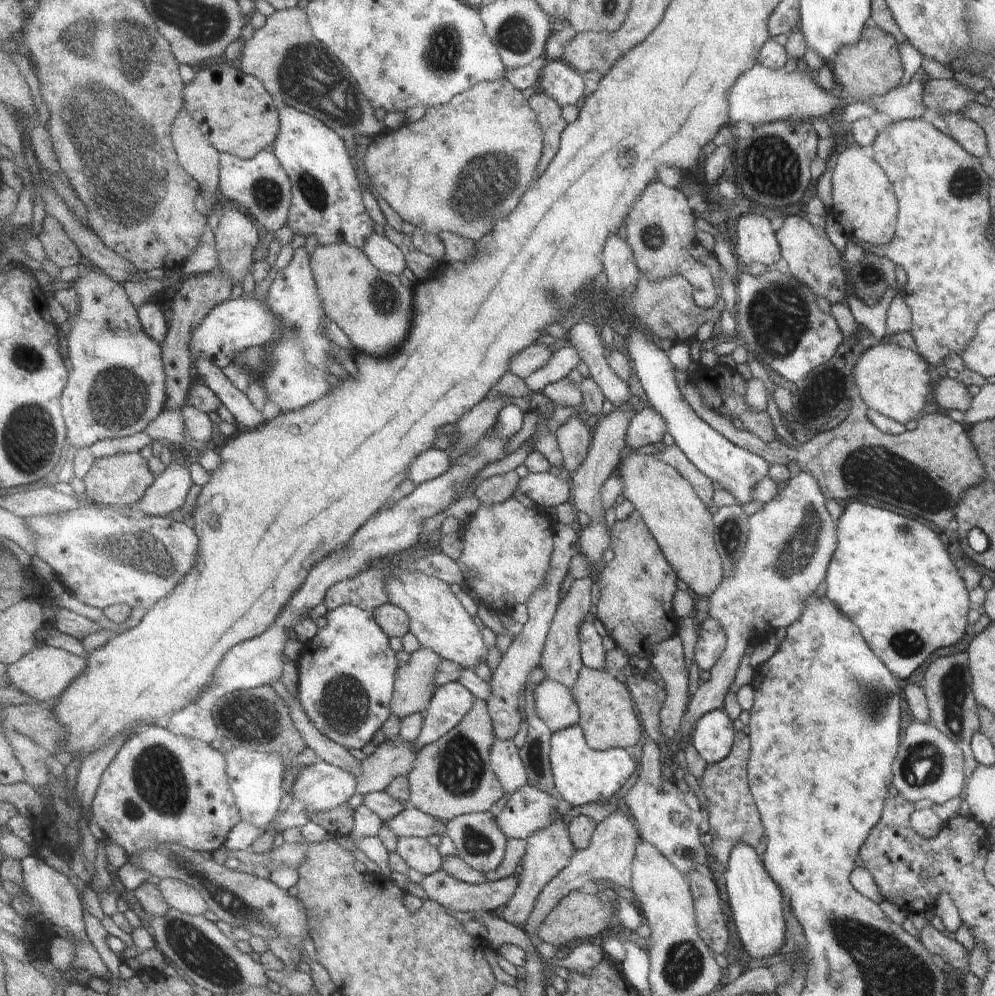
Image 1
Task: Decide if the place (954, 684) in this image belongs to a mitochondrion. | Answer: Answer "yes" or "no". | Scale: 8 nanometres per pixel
yes

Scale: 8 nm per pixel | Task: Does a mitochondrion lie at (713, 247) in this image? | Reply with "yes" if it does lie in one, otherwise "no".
no

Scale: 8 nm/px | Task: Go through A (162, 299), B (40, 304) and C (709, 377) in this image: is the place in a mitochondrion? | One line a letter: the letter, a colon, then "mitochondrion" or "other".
A: other
B: other
C: other

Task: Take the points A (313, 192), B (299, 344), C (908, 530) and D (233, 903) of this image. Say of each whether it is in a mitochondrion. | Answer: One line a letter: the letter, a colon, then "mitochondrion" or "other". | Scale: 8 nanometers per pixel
A: mitochondrion
B: mitochondrion
C: mitochondrion
D: mitochondrion

